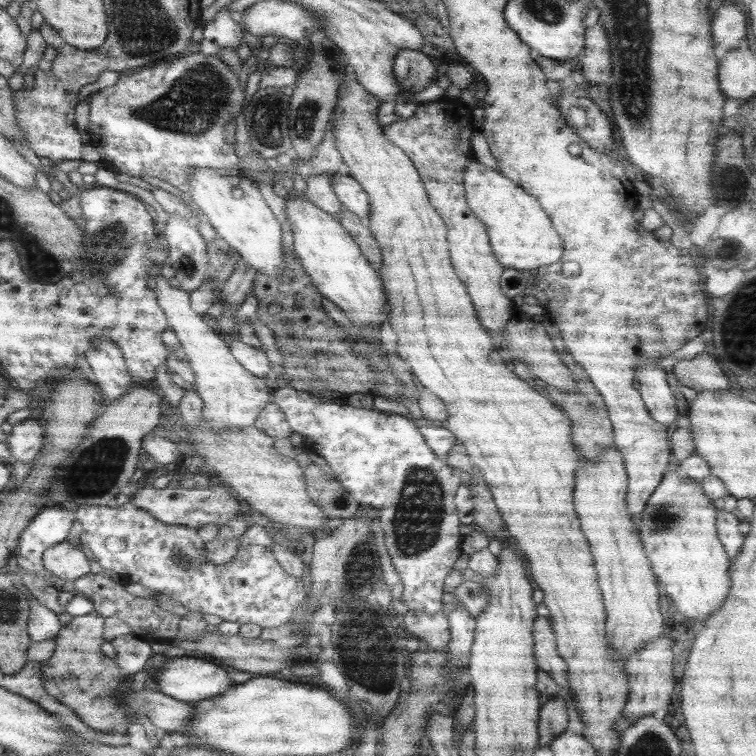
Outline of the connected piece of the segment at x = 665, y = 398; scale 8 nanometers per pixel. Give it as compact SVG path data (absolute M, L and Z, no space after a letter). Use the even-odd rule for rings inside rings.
M640 362L636 366L634 378L640 383L638 390L650 416L668 428L670 424L675 424L679 417L674 402L676 398L672 395L666 372L660 368L660 364Z

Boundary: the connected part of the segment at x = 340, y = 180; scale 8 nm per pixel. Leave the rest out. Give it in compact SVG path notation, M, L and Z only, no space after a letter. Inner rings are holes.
M341 171L332 175L332 191L346 211L368 221L368 196L354 178Z

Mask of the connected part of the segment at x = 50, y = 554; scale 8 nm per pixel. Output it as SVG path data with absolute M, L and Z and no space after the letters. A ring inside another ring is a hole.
M66 541L47 548L42 555L42 566L52 576L66 581L86 576L90 563L82 549Z

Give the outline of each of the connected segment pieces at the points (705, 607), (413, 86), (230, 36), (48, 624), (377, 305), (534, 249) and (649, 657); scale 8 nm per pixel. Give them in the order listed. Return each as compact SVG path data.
M678 471L665 472L662 482L648 498L640 520L640 540L660 590L685 618L706 620L724 602L730 590L730 560L738 554L744 540L738 526L740 520L730 512L718 509L716 516L702 486Z
M402 49L397 52L393 62L393 74L399 87L402 88L401 92L406 92L407 96L410 97L433 84L433 80L438 78L438 65L434 64L432 59L432 56L419 50Z
M227 6L220 9L212 21L203 28L200 50L204 56L218 56L220 50L235 50L246 35L241 25L230 17Z
M31 594L27 597L30 608L27 620L27 633L32 642L54 640L62 628L58 615L39 603Z
M290 193L284 199L286 200L286 218L292 227L294 255L300 260L300 265L311 278L312 284L323 297L341 308L345 312L344 315L354 325L362 326L362 328L382 326L384 324L382 306L386 302L386 296L384 296L384 287L380 284L379 271L376 272L376 269L372 268L372 264L368 264L368 260L362 255L354 237L342 228L342 224L339 224L334 215L322 212L318 205L308 202L306 196L294 198Z
M470 162L470 166L466 168L464 184L468 194L468 206L486 224L494 257L504 269L534 272L537 268L553 265L561 259L563 242L550 217L544 213L534 196L500 174L500 171L492 172L478 162Z
M663 634L654 642L646 644L646 648L641 648L627 658L624 673L626 673L630 692L628 692L628 700L622 709L620 718L623 725L634 725L637 720L645 716L653 715L660 710L667 710L677 683L673 674L672 646L674 646L672 639L666 638Z

